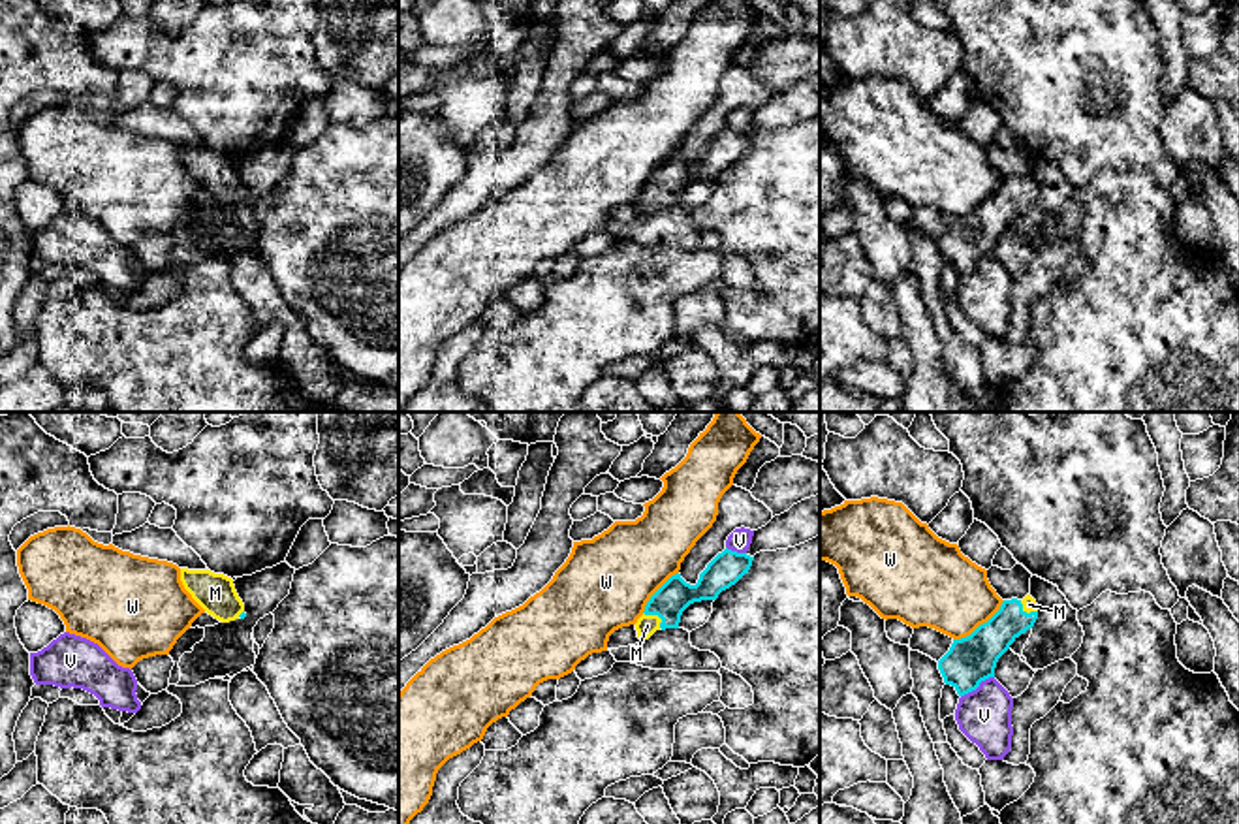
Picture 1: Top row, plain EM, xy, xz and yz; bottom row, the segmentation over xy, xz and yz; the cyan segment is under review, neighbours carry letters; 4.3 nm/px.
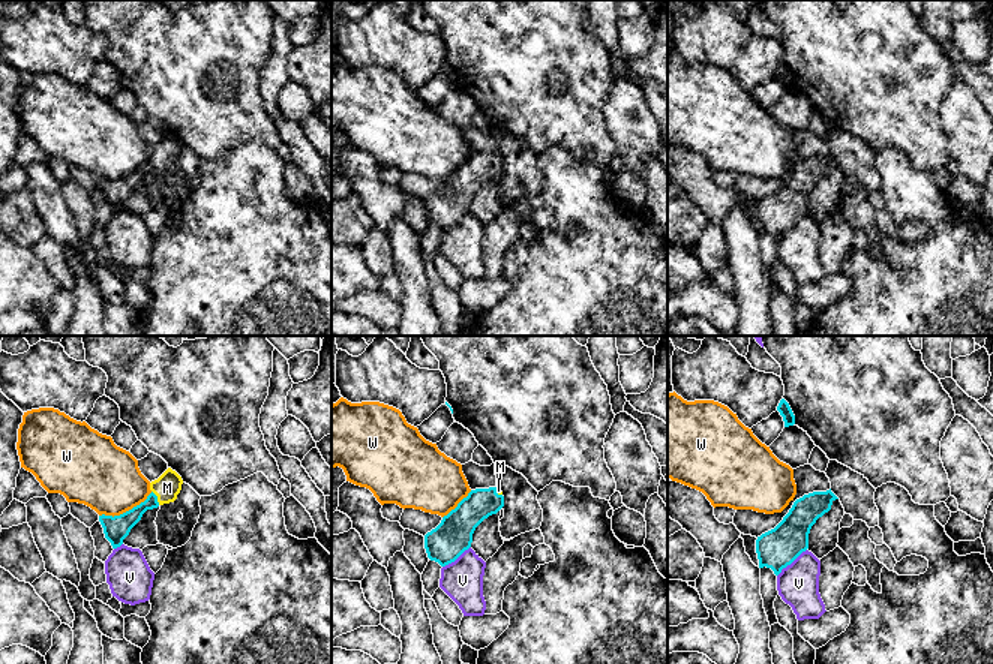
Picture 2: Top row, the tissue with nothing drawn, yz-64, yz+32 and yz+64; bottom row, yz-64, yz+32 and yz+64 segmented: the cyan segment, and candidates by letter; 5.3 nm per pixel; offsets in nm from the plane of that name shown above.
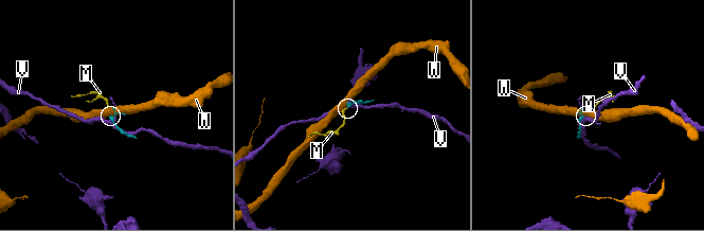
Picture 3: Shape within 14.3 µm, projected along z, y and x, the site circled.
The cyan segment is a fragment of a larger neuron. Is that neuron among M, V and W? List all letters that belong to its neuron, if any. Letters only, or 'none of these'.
M

